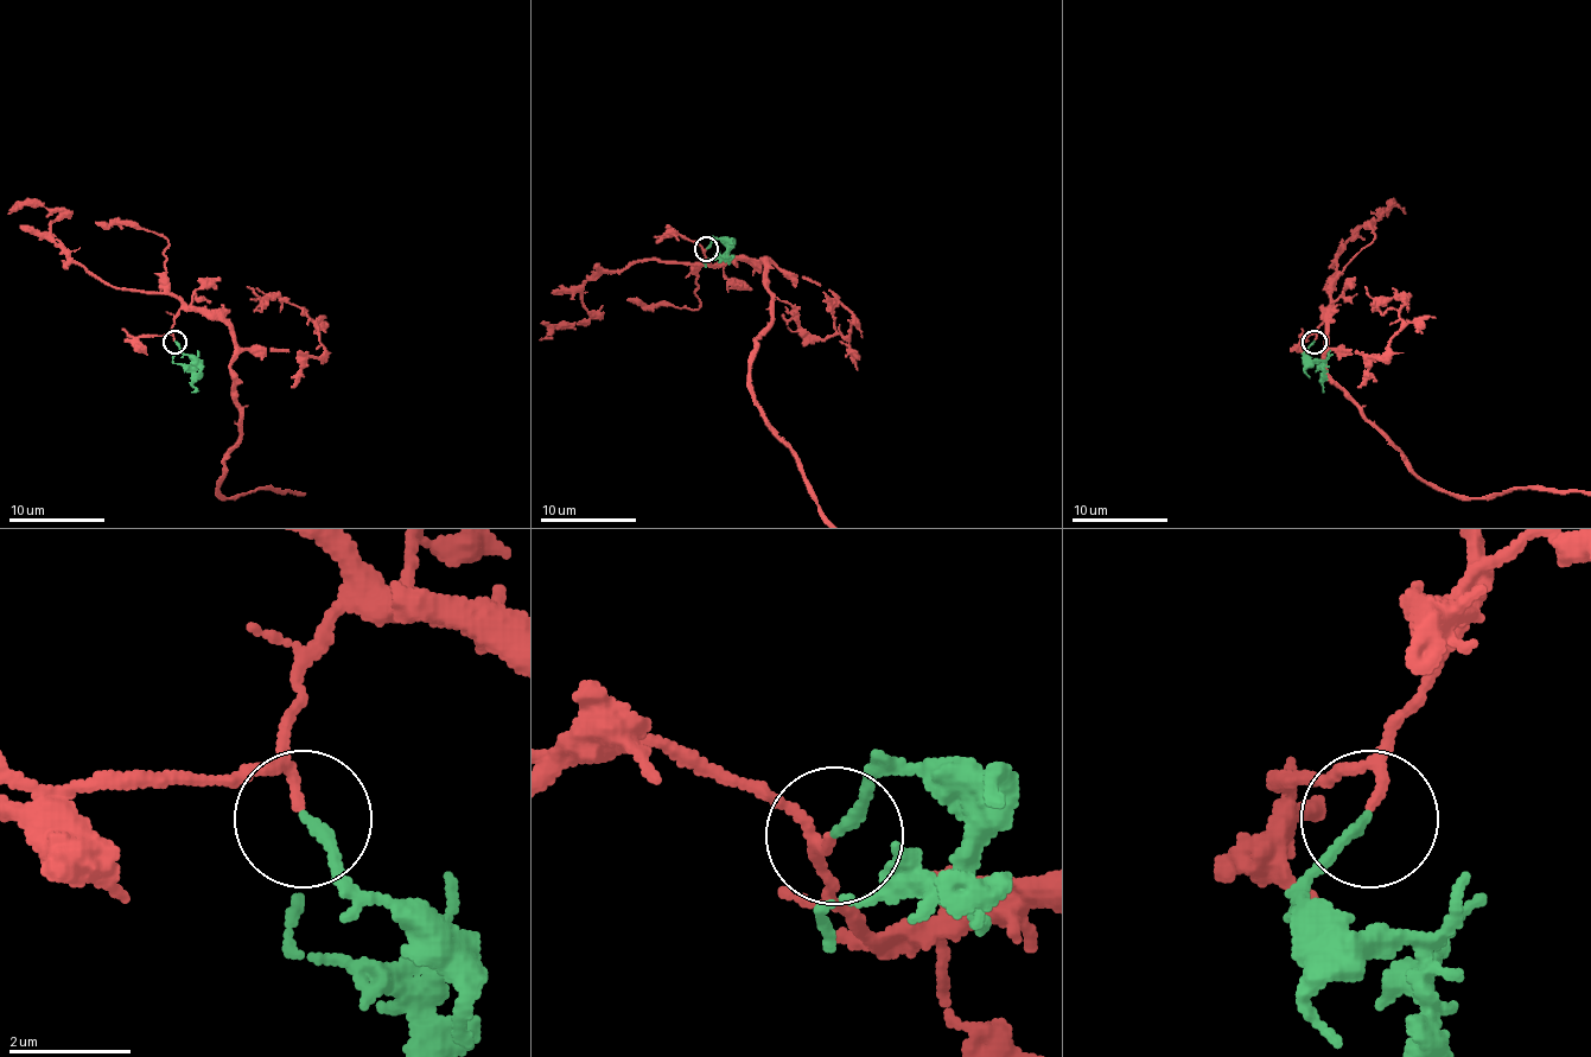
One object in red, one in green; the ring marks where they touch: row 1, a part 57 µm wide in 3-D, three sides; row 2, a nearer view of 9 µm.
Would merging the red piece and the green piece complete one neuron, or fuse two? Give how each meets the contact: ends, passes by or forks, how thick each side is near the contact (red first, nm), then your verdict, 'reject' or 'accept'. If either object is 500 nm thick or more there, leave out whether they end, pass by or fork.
red passes by | green ends | 110/180 nm | accept

